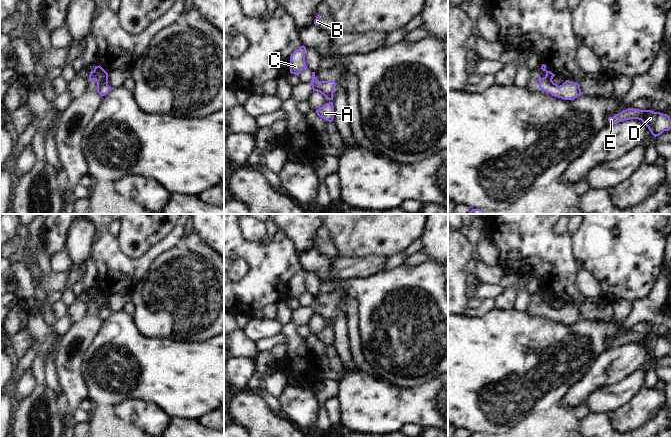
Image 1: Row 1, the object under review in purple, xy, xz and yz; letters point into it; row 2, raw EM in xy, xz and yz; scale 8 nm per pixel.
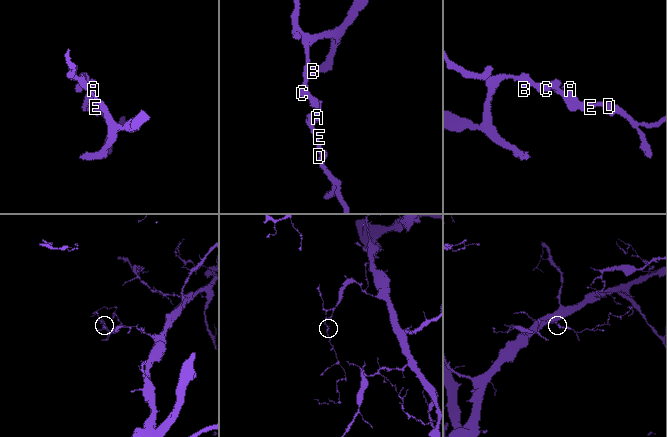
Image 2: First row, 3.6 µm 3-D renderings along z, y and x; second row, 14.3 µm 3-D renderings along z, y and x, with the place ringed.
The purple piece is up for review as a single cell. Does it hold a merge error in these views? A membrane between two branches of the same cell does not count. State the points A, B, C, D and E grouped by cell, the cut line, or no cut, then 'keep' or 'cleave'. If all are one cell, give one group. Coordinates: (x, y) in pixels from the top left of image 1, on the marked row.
A B C D E | no cut | keep

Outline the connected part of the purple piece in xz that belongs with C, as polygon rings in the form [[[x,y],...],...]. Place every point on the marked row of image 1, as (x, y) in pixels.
[[[303,45],[290,56],[290,73],[299,76],[302,70],[308,69],[305,62],[306,47]]]

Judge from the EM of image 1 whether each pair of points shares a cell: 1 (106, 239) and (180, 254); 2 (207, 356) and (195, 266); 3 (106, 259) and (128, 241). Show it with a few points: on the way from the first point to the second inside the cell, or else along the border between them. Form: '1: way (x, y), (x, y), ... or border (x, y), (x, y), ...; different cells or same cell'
1: border (181, 241), (160, 253), (152, 261), (149, 268); different cells
2: border (213, 337), (202, 341), (181, 340); different cells
3: border (118, 246), (131, 259), (136, 259), (141, 254); different cells

